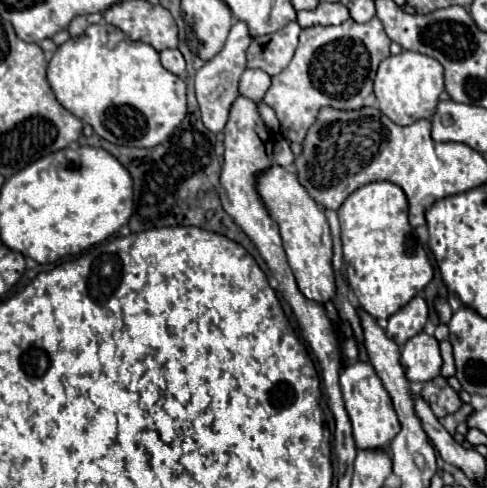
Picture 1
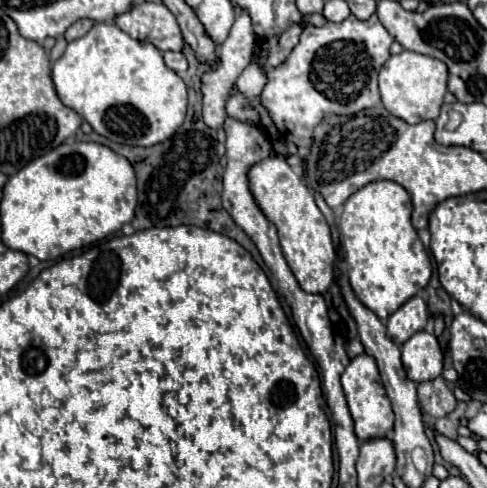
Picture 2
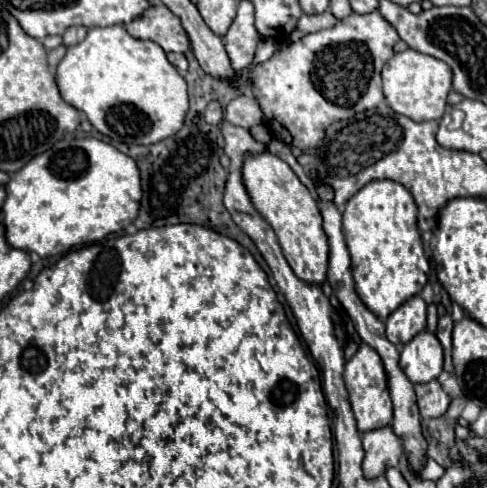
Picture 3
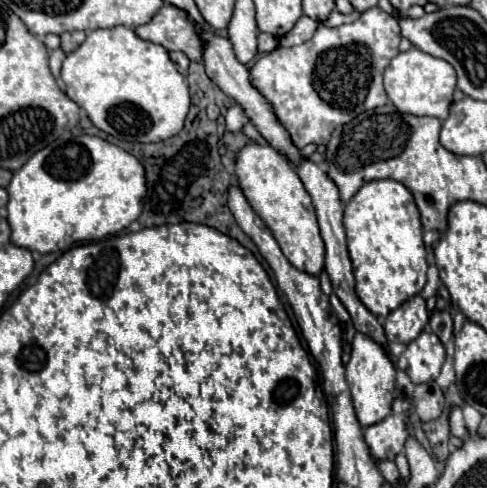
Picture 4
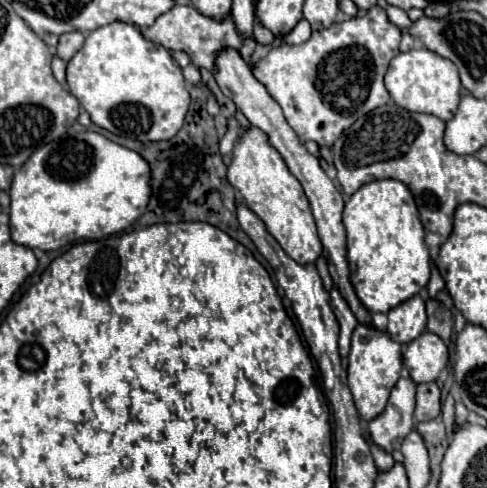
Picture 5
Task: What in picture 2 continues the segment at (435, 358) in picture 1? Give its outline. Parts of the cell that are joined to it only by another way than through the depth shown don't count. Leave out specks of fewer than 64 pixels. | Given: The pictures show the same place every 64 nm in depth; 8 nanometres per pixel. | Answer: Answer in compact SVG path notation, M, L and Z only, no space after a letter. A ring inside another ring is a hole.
M416 332L402 346L402 366L410 380L426 382L442 374L442 348L438 338L428 332Z

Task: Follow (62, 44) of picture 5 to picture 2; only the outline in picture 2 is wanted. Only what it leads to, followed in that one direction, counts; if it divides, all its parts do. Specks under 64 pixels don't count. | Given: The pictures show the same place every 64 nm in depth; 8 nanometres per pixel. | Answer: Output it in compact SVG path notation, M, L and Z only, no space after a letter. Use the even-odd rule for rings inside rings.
M78 20L76 24L72 24L72 26L64 32L66 42L72 42L72 40L76 40L76 38L82 38L92 26L94 26L92 20Z

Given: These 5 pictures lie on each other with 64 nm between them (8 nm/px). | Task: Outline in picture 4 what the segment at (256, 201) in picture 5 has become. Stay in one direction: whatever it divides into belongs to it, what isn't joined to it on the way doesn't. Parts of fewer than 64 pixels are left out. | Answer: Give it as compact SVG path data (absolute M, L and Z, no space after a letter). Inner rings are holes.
M250 142L236 154L234 178L254 212L270 228L284 256L296 264L296 268L318 274L324 268L324 242L316 224L312 200L308 200L308 192L304 192L304 186L296 172L292 172L288 160L270 146Z

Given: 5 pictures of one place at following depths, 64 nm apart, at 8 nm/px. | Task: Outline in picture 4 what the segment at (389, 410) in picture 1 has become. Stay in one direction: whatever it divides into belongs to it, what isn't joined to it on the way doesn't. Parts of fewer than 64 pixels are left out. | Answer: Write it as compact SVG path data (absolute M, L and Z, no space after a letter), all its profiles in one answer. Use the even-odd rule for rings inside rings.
M356 332L352 340L352 354L350 362L346 364L346 382L352 392L354 410L362 426L376 424L376 420L382 420L388 416L388 408L392 406L392 396L396 396L396 366L388 356L386 346L374 342L370 336Z

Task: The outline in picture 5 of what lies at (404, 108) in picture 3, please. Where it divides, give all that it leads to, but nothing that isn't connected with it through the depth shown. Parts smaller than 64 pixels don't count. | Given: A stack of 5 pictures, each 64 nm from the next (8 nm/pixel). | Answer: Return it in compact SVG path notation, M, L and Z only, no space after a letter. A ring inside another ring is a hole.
M414 48L410 52L398 54L390 62L384 82L386 82L386 88L388 88L390 96L394 98L394 102L410 112L434 114L440 120L448 122L458 110L460 90L462 90L458 68L452 60L442 58L440 54L436 54L428 48Z

